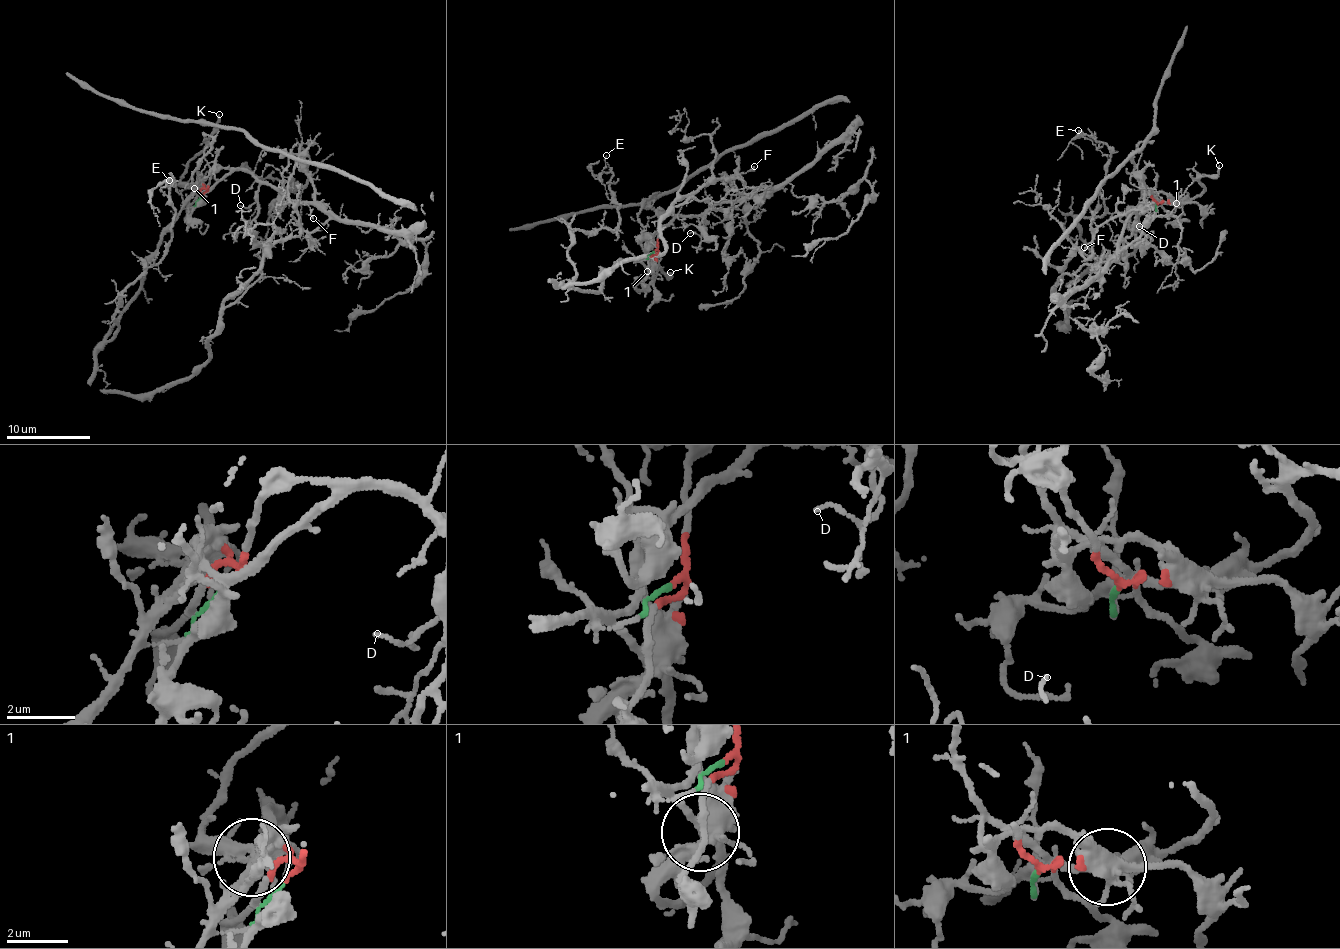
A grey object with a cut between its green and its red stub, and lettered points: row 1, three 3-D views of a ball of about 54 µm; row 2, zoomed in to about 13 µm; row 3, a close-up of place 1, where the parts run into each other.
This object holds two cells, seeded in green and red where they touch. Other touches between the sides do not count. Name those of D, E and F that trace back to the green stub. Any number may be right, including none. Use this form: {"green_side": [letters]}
{"green_side": ["E"]}

